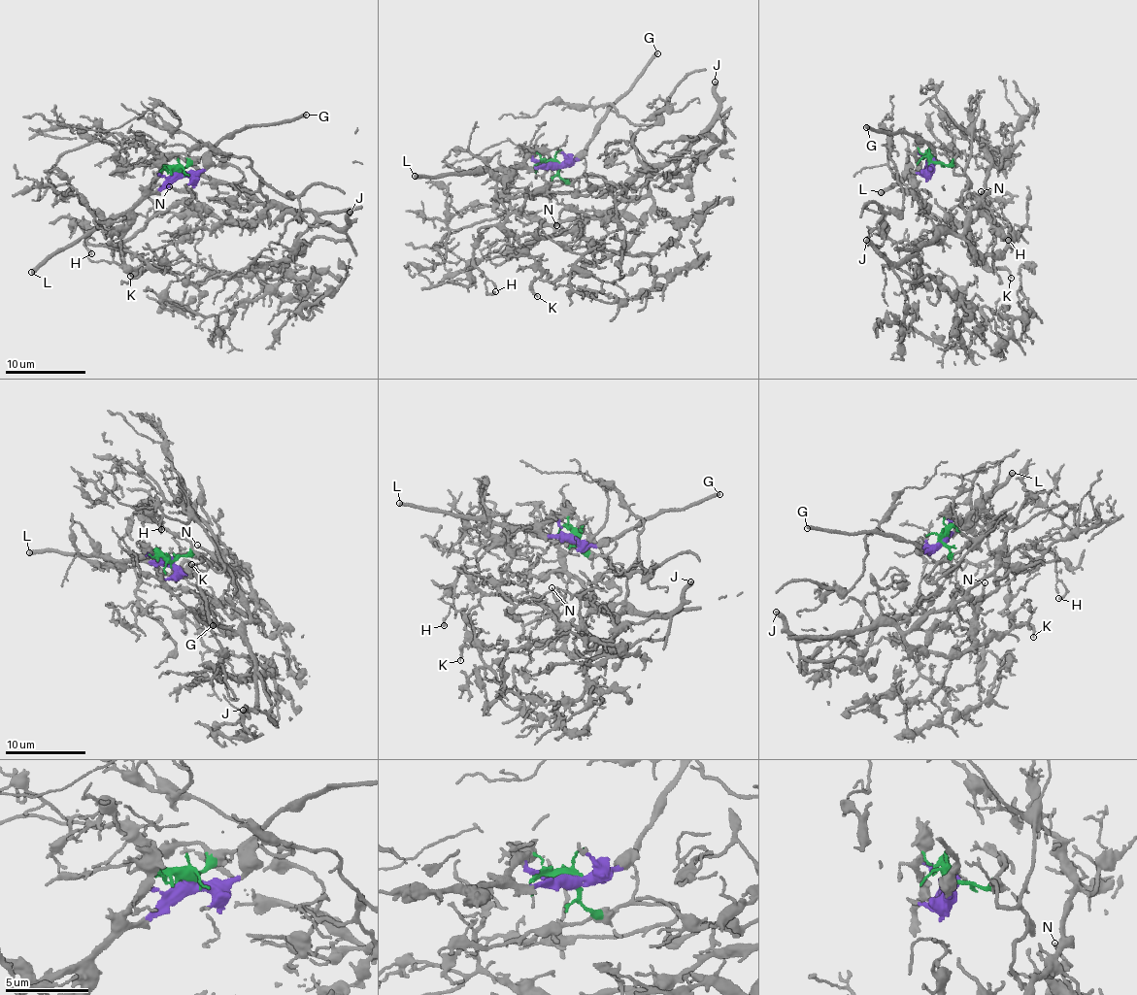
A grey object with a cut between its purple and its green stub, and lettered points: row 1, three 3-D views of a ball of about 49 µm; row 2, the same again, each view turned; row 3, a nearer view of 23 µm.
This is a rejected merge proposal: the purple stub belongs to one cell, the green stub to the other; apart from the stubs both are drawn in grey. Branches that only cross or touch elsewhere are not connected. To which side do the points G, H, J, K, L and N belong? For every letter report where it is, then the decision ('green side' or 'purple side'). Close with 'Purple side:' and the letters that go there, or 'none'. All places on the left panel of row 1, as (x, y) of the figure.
G: place (306, 115); purple side
H: place (91, 253); green side
J: place (350, 212); green side
K: place (130, 276); green side
L: place (31, 272); purple side
N: place (169, 186); green side
Purple side: G, L

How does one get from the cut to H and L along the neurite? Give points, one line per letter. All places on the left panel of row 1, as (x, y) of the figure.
H: (178, 170), (228, 155), (268, 210), (248, 223), (171, 204), (125, 242), (94, 247), (79, 220), (92, 253)
L: (178, 170), (156, 190), (143, 192), (130, 209), (100, 219), (73, 243), (51, 252), (31, 273)

